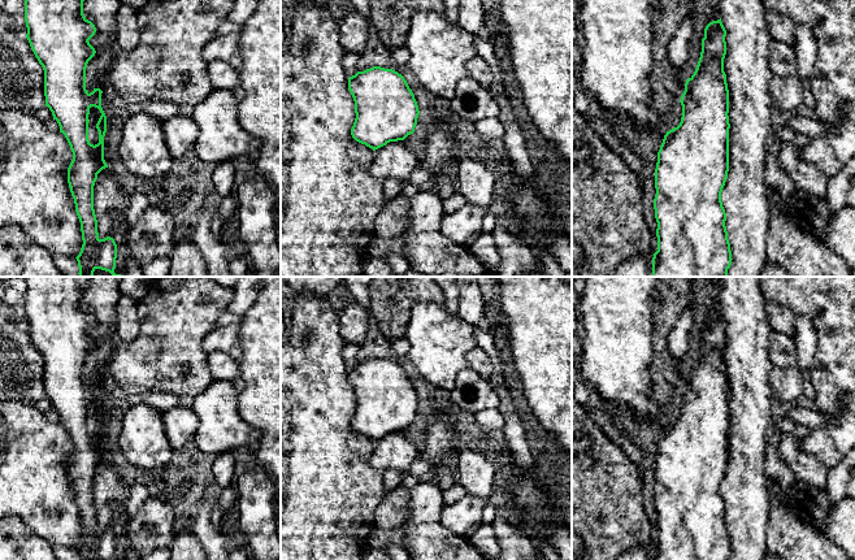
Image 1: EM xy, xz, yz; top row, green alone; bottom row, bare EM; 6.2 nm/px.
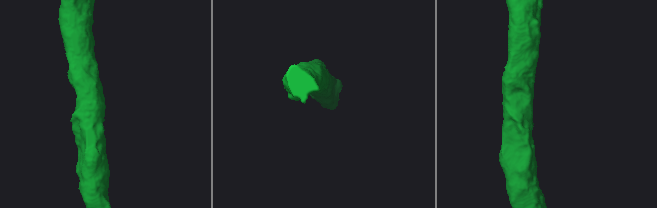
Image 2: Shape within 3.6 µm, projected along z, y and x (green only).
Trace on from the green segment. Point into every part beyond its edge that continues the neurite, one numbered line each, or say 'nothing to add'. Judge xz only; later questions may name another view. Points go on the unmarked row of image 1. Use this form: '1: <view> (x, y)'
nothing to add

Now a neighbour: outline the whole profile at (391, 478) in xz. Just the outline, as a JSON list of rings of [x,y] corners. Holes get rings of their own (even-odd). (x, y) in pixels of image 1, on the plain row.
[[[386,470],[383,472],[383,485],[386,491],[395,490],[399,486],[403,486],[403,481],[407,473],[398,470]]]

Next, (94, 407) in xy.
[[[91,398],[90,399],[90,405],[88,405],[88,431],[91,435],[97,435],[99,434],[99,422],[96,420],[96,414],[100,409],[101,404],[97,399]]]

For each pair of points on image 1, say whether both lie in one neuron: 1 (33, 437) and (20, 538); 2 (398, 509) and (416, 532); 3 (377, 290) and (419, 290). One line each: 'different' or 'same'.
1: different
2: different
3: same

